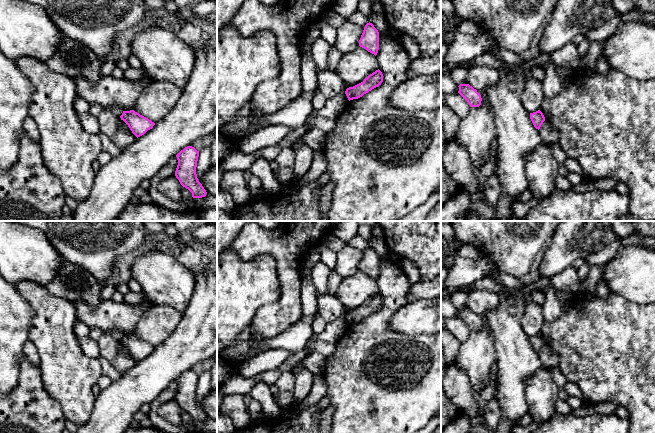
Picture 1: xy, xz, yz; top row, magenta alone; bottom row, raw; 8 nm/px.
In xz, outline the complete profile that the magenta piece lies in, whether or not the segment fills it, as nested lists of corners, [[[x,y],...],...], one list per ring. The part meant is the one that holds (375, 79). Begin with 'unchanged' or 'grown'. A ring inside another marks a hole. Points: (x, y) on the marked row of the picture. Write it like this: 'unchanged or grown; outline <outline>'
unchanged; outline [[[378,69],[372,74],[370,74],[367,78],[364,79],[363,82],[346,89],[345,94],[348,100],[358,99],[362,97],[364,94],[368,93],[372,89],[378,87],[383,82],[383,74]]]

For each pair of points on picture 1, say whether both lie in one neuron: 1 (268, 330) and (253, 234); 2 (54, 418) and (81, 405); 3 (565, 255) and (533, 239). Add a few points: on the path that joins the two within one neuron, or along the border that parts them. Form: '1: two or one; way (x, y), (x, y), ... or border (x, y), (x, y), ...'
1: one; way (287, 305), (286, 262), (278, 254)
2: two; border (49, 395), (59, 403), (66, 419)
3: two; border (556, 231), (546, 244)

